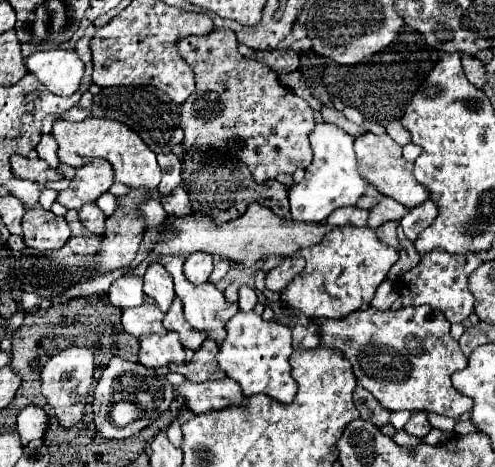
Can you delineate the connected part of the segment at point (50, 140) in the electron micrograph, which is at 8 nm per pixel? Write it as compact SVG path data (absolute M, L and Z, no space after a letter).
M42 135L42 141L38 143L36 151L38 151L38 157L44 159L48 165L52 165L52 167L60 165L60 161L56 157L56 141L52 135Z

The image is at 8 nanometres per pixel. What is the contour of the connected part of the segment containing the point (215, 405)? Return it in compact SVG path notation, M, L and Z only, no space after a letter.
M228 377L220 381L204 381L204 383L184 381L176 389L184 397L186 407L192 413L224 409L230 405L238 405L246 399L240 391L240 385Z

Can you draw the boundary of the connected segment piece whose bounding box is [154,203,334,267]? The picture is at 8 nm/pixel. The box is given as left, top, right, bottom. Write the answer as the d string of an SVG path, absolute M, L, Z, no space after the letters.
M260 203L248 205L246 213L234 221L228 221L224 225L214 225L206 215L200 213L190 213L186 217L174 219L176 231L166 235L166 241L156 243L154 253L156 255L190 255L194 251L206 251L210 255L220 255L226 259L232 259L234 263L242 263L246 267L254 265L258 259L266 255L292 255L304 247L316 245L322 241L322 237L332 231L334 227L328 227L326 223L322 225L308 225L300 221L288 221L272 213L272 209L262 207Z

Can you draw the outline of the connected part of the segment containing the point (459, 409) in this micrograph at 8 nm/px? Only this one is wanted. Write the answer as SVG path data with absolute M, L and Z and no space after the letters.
M366 307L350 313L344 319L318 319L316 323L320 327L322 345L340 351L352 363L358 385L370 391L384 409L388 411L424 409L452 419L458 419L462 413L472 409L472 399L458 393L450 383L450 375L466 367L466 357L460 351L458 341L450 337L450 323L440 311L432 307L402 307L396 311L392 309L378 311L374 307Z

